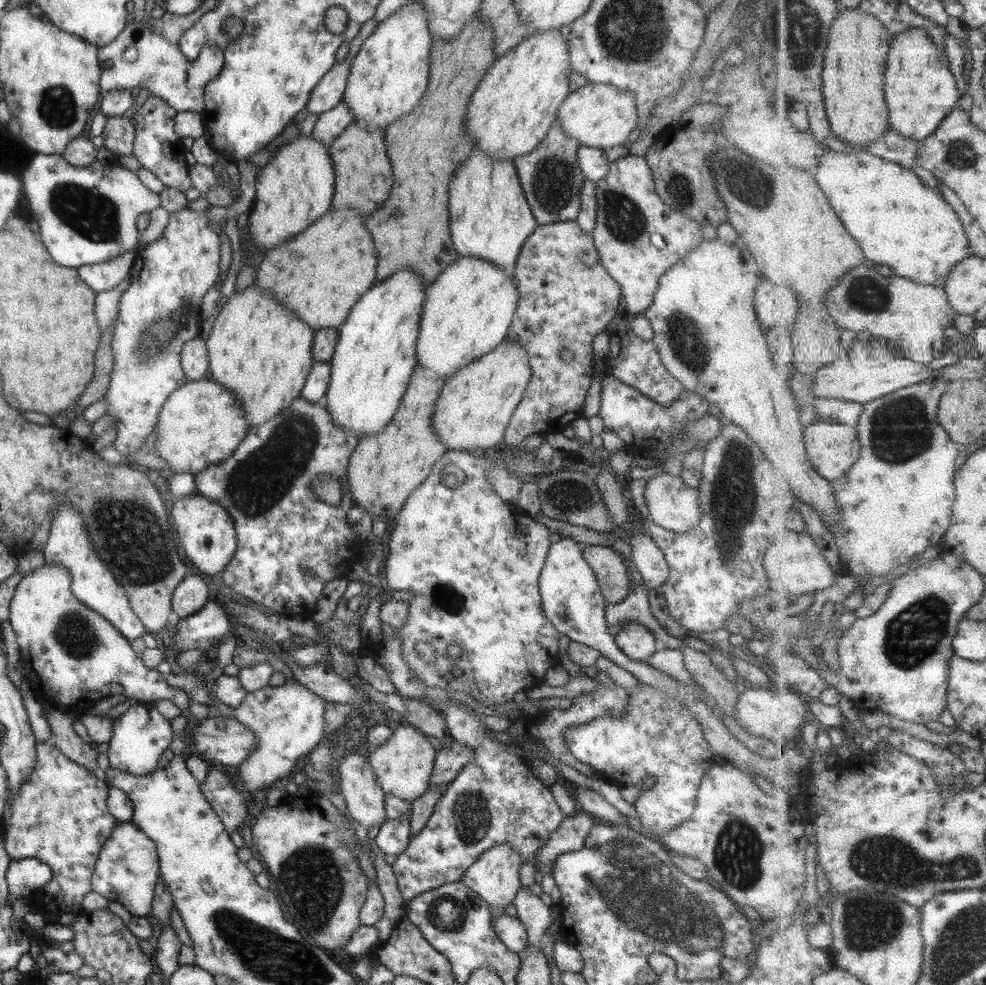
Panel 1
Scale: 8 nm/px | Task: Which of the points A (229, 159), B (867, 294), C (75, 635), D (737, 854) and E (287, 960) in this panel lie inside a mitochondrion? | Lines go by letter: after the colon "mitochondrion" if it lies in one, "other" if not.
A: other
B: mitochondrion
C: mitochondrion
D: mitochondrion
E: mitochondrion

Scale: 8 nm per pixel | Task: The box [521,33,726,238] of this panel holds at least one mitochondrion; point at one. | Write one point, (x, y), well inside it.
(553, 183)

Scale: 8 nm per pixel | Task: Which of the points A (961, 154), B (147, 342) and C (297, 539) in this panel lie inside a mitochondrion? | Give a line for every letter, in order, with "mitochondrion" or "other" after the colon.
A: mitochondrion
B: mitochondrion
C: other

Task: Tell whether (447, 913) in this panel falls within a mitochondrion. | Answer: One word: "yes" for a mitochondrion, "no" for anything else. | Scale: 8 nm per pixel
yes

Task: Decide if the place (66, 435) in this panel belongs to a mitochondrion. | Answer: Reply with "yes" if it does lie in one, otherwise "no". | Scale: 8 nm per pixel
no

